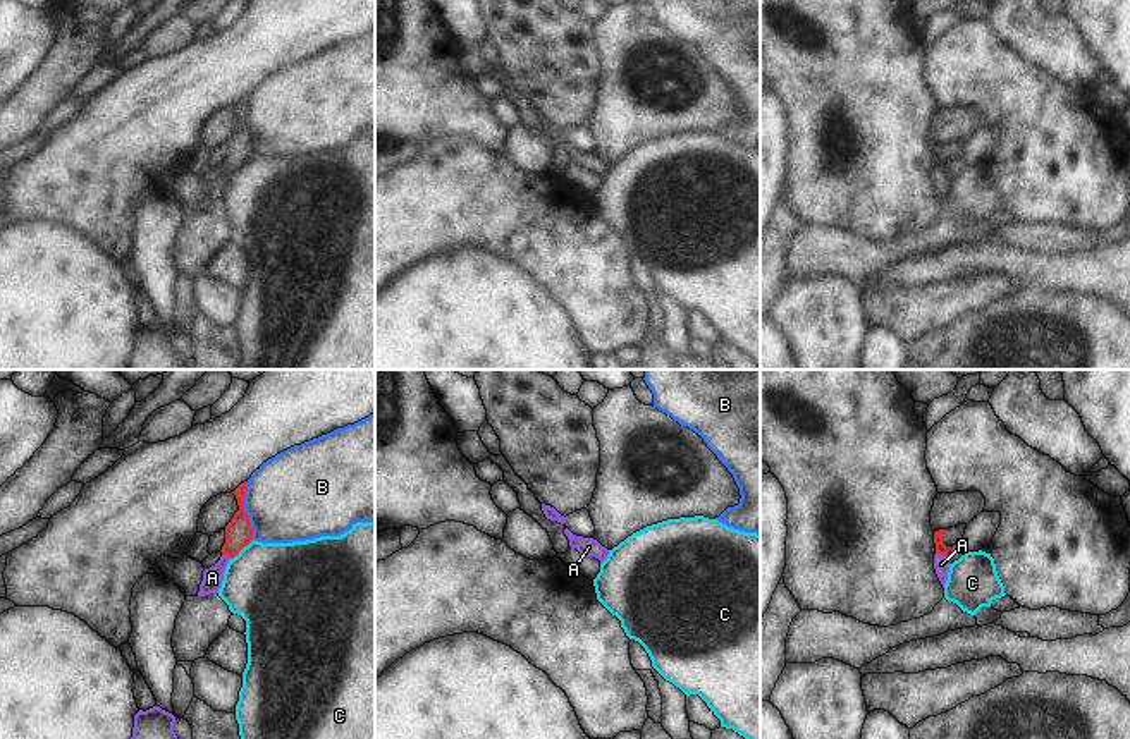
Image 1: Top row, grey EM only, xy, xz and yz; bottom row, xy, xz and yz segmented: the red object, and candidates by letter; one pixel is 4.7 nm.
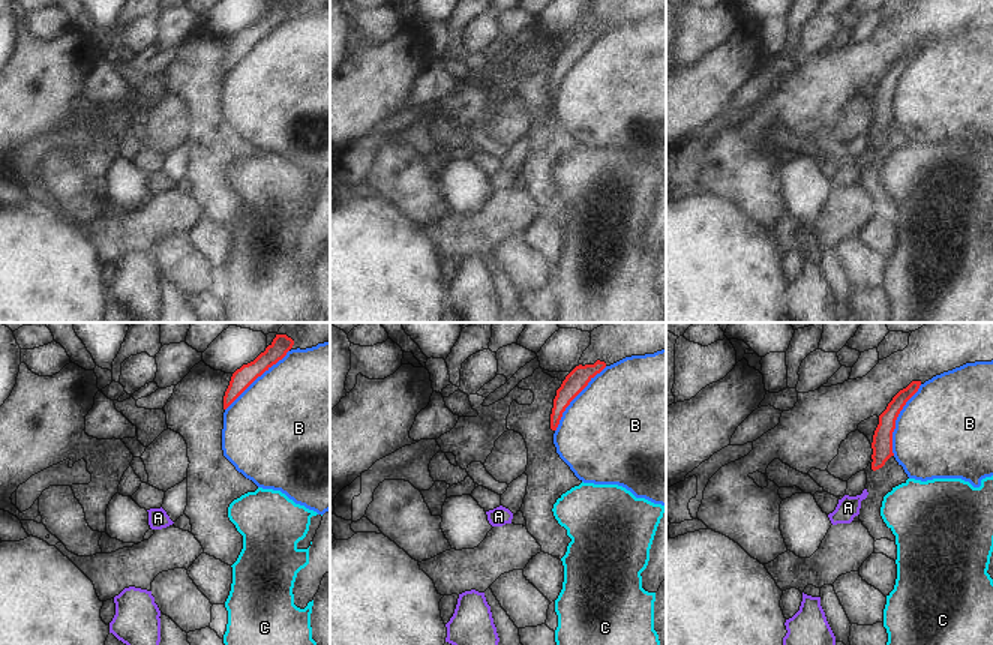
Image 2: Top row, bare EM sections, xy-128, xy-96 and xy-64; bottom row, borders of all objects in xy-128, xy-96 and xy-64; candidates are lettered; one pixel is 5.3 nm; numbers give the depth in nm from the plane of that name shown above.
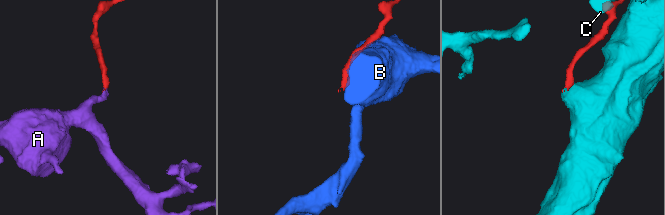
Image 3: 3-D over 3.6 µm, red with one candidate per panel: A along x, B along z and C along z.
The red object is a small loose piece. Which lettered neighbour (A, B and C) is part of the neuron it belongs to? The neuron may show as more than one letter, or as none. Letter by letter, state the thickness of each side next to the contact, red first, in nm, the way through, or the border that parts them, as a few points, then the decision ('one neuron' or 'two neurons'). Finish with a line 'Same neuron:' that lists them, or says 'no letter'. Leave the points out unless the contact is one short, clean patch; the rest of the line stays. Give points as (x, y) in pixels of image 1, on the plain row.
A: 60 nm thick on the red side, 80 nm on the other; runs through yz (941, 164), (941, 169), (941, 179); one neuron
B: 130 nm thick on the red side, 420 nm on the other; two neurons
C: 130 nm thick on the red side, 420 nm on the other; border along xy (253, 155), (231, 174); two neurons
Same neuron: A

